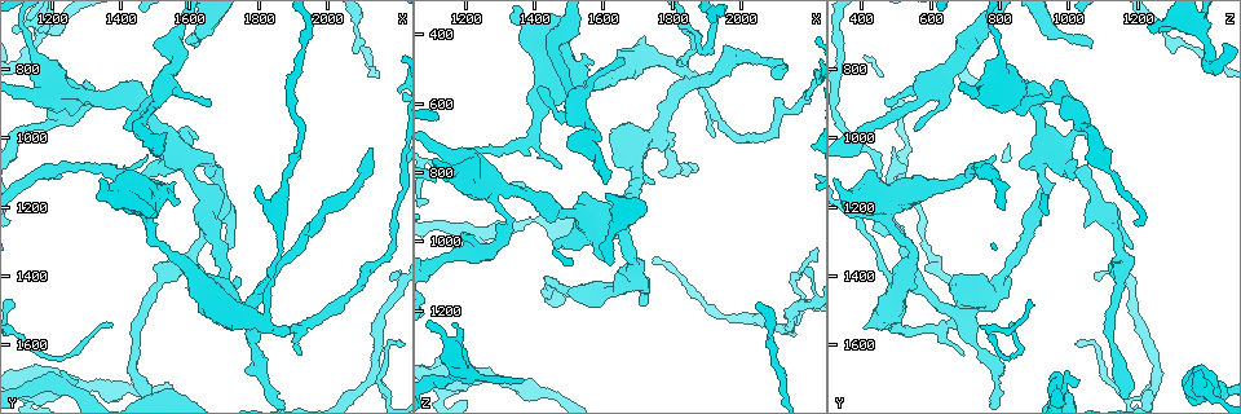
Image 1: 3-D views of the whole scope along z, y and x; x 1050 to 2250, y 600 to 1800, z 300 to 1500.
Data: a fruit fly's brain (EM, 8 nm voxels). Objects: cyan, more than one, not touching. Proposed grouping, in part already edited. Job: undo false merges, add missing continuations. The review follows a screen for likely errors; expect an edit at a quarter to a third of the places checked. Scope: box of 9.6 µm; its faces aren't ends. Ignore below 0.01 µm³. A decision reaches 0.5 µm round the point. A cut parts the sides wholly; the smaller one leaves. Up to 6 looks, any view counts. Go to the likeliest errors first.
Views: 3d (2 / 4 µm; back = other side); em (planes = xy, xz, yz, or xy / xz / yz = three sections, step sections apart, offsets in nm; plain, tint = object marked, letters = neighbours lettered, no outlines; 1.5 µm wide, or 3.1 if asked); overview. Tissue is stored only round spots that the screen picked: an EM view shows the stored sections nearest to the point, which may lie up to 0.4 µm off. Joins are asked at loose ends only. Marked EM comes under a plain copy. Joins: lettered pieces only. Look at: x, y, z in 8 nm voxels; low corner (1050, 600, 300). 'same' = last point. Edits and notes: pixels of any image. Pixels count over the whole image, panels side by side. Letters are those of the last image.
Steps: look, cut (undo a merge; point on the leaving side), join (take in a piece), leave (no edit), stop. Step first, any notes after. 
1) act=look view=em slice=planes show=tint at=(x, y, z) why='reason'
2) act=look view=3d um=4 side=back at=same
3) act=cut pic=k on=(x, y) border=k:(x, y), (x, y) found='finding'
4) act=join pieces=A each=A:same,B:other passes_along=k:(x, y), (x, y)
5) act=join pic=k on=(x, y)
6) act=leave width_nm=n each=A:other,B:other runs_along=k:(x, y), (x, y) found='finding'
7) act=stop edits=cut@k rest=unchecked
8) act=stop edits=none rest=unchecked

act=look view=3d um=4 at=(1470, 1240, 480) why='thick turns thin'

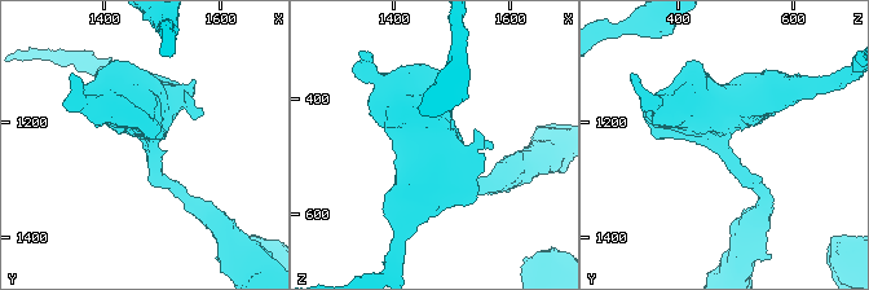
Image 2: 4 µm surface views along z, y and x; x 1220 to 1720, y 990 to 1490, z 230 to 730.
act=look view=em slice=yz step=8 show=tint at=(1480, 1230, 480)

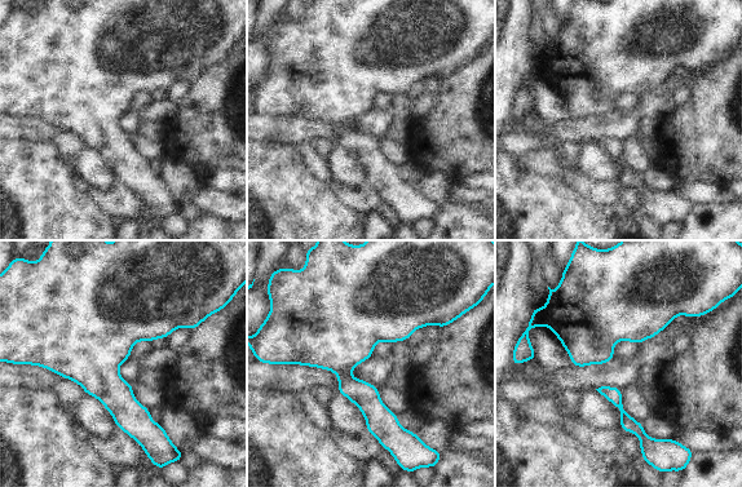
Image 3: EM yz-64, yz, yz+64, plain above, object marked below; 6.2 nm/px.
act=look view=em slice=yz step=8 show=letters at=same

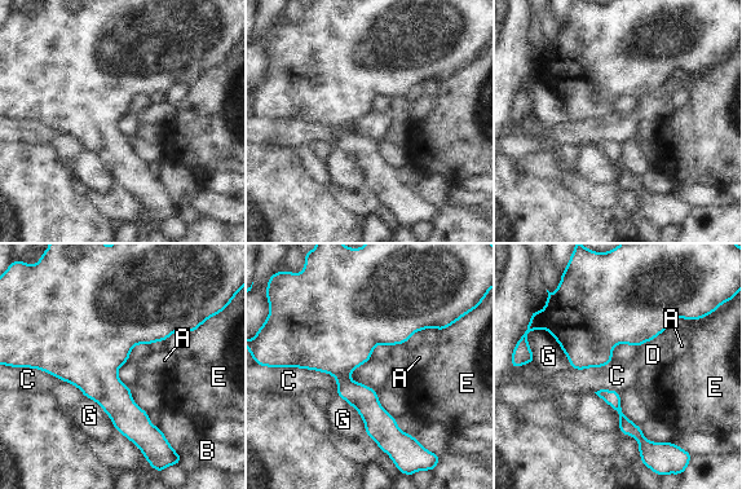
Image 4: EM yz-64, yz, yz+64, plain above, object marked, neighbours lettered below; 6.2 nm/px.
act=leave width_nm=30 each=A:other,B:other,C:other,D:other,E:other,G:other border=4:(270, 366), (326, 371), (336, 393) found='one cell here'

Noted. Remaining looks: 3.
act=look view=em slice=planes show=tint at=(1810, 1520, 490) why='branch point'

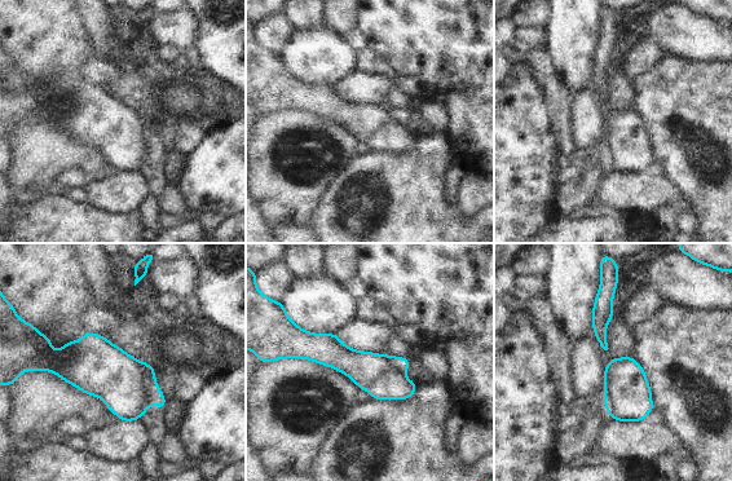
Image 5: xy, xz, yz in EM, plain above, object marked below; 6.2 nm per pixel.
act=look view=em slice=planes show=letters at=same

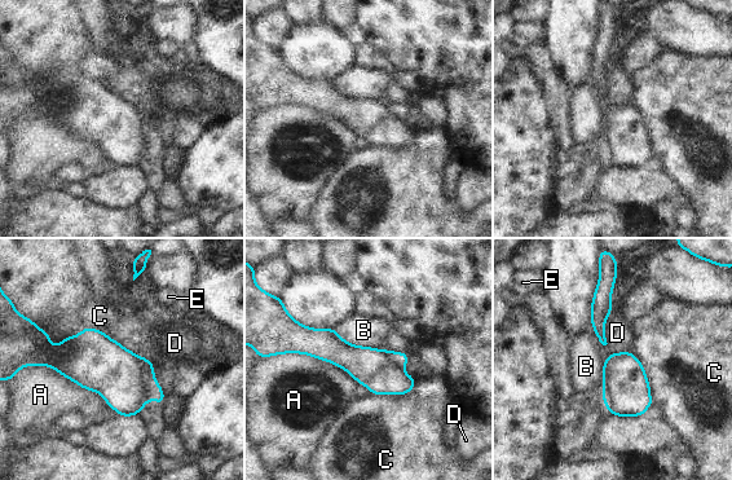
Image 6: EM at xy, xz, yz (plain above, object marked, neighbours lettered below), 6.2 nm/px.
act=cut pic=6 on=(106, 368) width_nm=260 longest_contact=A:650nm each=A:other,B:other,C:other,D:other,E:other found='two cells meet here'

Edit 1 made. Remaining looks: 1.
act=look view=em slice=planes show=letters at=(1170, 690, 1240) why='branch stops here'

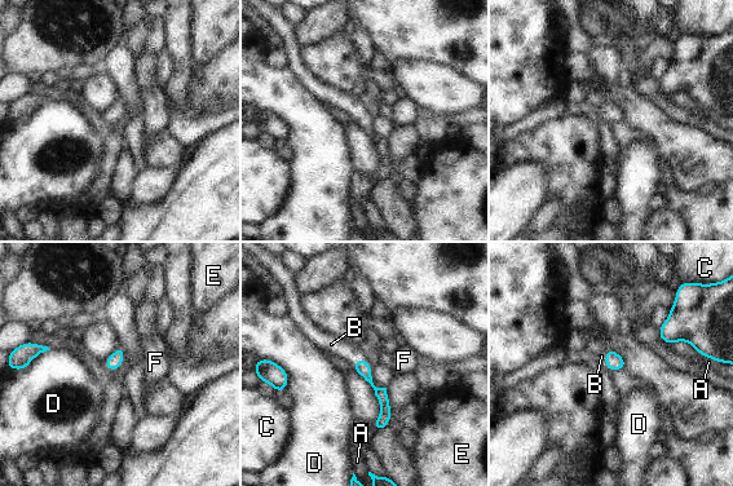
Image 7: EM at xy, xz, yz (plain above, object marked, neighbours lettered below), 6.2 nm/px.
act=join pieces=B each=A:other,B:same,C:other,D:other,E:other,F:other passes_along=7:(362, 367), (357, 361), (331, 344) found='it goes on there'

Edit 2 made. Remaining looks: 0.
act=stop edits=cut@6,join@7 rest=unchecked

